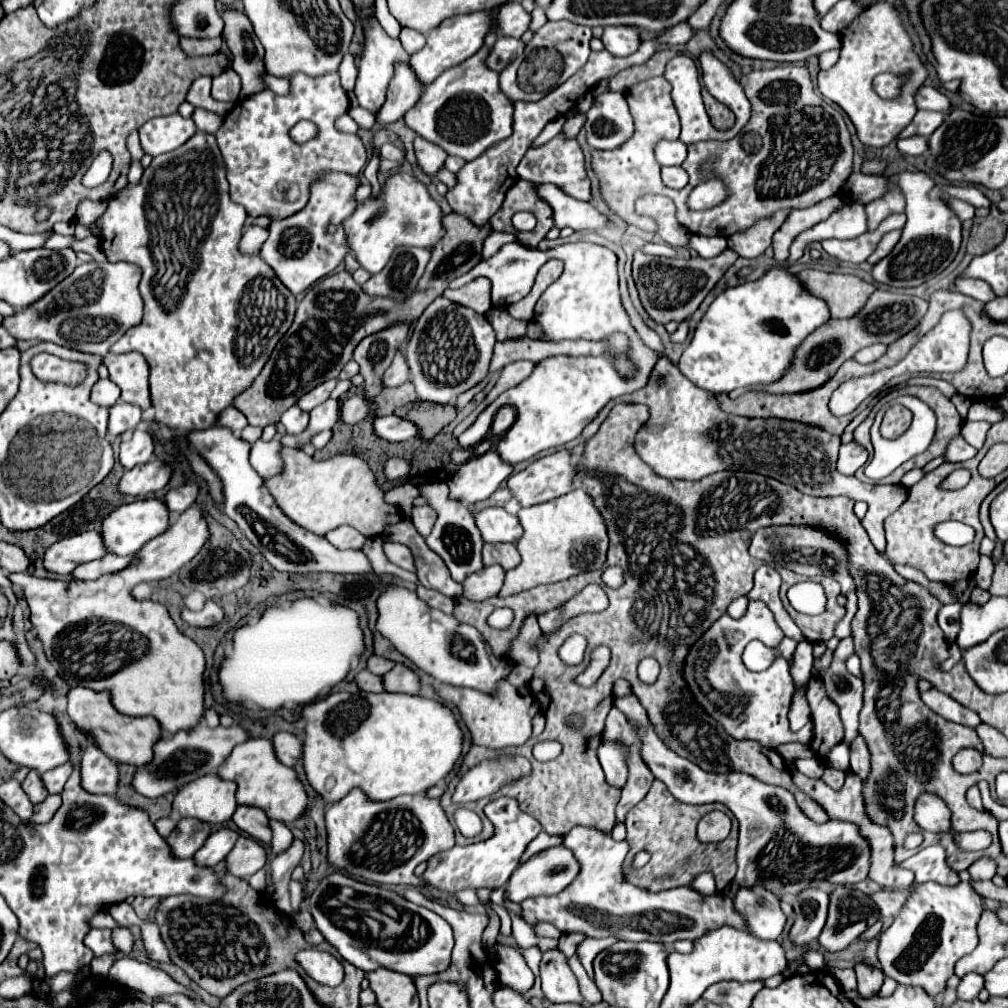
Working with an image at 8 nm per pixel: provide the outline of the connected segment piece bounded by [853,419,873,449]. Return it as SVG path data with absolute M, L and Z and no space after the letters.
M865 419L863 425L859 425L855 429L855 435L853 435L855 441L865 441L865 447L867 449L869 449L869 427L871 427L871 423L873 423L873 419Z

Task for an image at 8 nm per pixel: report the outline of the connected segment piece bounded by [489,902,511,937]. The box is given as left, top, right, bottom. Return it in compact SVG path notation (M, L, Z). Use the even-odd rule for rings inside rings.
M489 903L492 909L497 911L497 915L501 917L501 935L505 935L505 937L509 937L511 935L511 917L509 917L509 913L503 909L503 907L499 907L499 905L494 903Z

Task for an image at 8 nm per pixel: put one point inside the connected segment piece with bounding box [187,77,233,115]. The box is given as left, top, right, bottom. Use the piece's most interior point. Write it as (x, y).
(199, 96)

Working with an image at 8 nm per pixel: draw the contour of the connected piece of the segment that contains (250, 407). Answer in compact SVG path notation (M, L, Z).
M459 213L443 215L441 223L445 227L445 235L431 249L431 259L425 267L425 273L409 297L401 301L391 297L371 297L353 281L351 273L347 271L327 275L305 291L293 325L279 339L255 381L233 399L233 407L247 417L249 425L265 427L277 423L301 395L337 377L343 365L353 357L353 351L361 339L397 323L415 323L423 309L447 289L451 279L467 273L481 261L483 241L493 231L489 223L475 225Z

